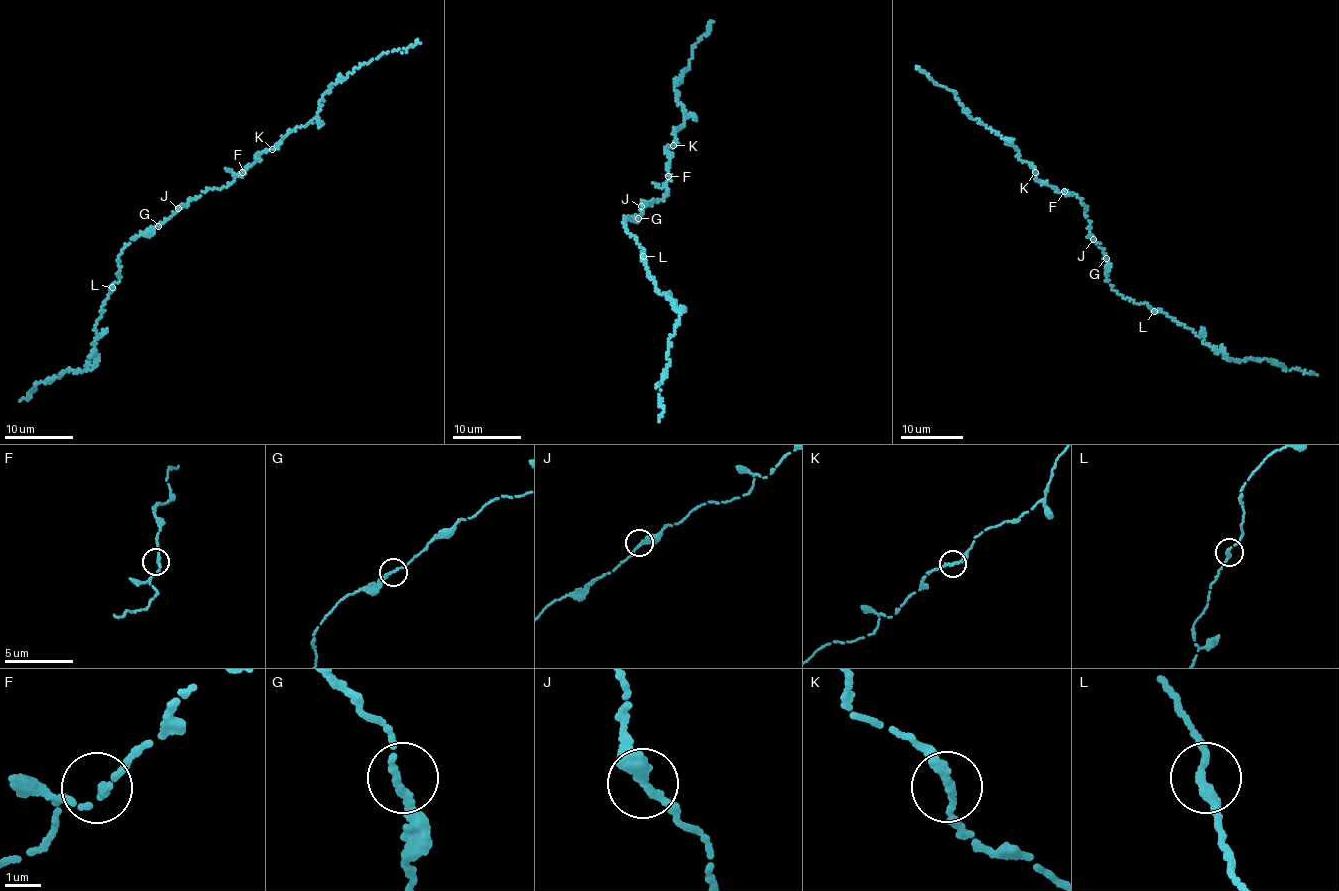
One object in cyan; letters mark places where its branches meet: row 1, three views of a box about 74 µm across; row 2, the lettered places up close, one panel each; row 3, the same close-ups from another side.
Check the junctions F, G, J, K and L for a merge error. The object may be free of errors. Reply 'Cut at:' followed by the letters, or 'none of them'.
Cut at: none of them

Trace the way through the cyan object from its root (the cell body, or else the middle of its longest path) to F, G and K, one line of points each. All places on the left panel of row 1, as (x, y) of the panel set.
F: (179, 210), (207, 189), (231, 183), (234, 176), (242, 172)
G: (179, 210), (158, 226)
K: (179, 210), (207, 189), (231, 183), (237, 174), (240, 175), (258, 159), (260, 153), (272, 148)

